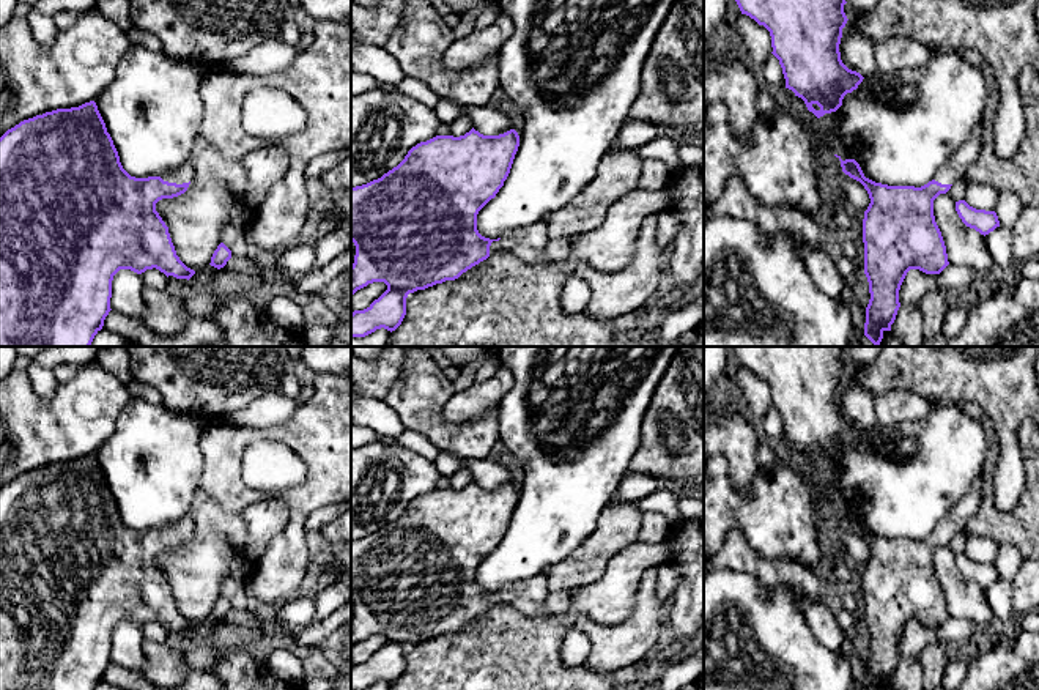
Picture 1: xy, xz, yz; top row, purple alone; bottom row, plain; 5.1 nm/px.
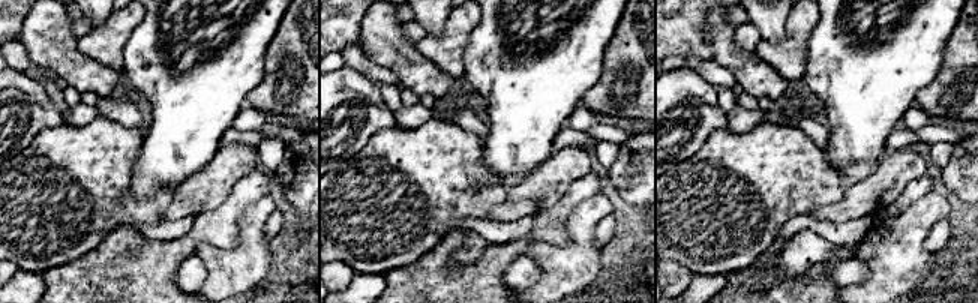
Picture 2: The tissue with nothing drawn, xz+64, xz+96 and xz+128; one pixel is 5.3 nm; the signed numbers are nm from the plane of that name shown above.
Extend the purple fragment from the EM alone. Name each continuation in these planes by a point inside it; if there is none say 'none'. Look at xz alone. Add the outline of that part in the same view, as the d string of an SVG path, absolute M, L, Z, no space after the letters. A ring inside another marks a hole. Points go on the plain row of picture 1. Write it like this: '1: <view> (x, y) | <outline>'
1: xz (528, 597) | M546 573L529 578L527 581L513 583L512 592L507 595L502 589L490 599L490 608L499 605L510 605L520 614L529 619L546 619L551 614L546 611L548 578Z

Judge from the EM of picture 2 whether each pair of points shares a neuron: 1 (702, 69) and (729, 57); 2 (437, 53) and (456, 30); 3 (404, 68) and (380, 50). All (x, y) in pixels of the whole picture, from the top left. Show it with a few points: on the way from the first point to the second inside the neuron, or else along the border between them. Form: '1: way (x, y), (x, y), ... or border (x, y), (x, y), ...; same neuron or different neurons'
1: border (711, 59), (723, 65), (737, 83); different neurons
2: way (443, 47), (453, 36); same neuron
3: way (398, 62), (386, 50); same neuron

